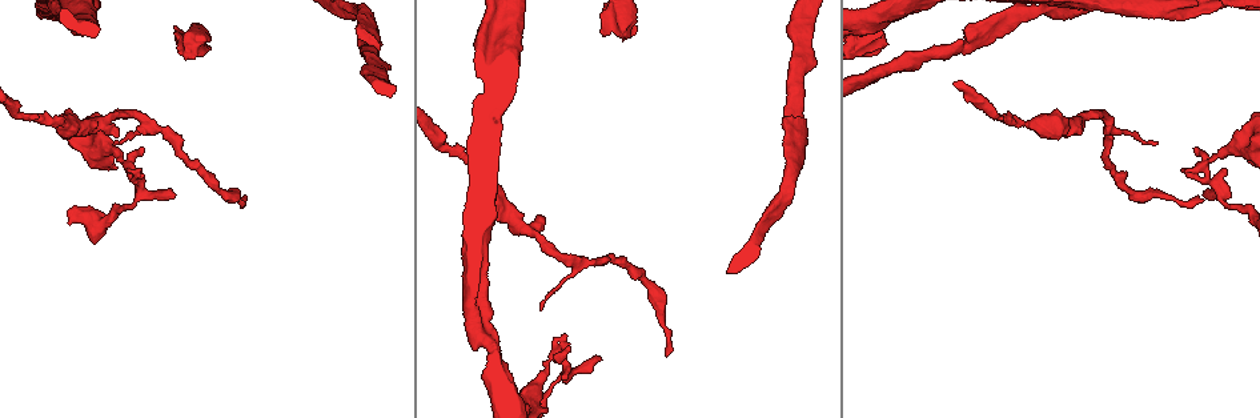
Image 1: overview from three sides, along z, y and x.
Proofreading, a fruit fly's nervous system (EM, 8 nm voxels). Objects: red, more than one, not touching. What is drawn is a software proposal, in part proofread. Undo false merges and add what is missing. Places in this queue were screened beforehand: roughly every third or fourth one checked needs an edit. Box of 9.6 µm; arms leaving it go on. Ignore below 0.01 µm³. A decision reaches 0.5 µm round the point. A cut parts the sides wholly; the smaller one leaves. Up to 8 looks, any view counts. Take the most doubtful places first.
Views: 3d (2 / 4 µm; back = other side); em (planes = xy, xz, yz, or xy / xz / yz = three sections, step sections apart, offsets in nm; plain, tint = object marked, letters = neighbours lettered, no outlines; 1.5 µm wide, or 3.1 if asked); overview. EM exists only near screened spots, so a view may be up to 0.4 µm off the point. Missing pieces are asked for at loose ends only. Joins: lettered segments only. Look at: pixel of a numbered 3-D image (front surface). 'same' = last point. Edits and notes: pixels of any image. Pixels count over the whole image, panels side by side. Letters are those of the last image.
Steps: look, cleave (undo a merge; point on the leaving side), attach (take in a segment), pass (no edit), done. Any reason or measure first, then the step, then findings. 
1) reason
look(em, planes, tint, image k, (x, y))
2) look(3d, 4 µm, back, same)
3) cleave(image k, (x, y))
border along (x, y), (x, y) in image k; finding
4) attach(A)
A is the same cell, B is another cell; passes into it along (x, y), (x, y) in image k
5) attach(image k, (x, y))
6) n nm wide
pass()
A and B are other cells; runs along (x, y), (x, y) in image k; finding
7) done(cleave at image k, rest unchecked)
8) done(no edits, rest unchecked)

an open end
look(3d, 4 µm, image 1, (115, 134))

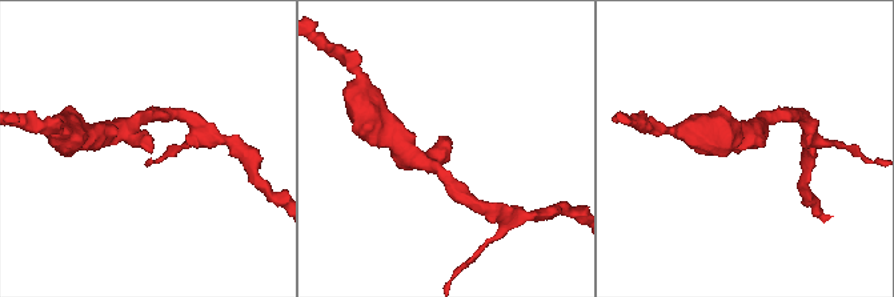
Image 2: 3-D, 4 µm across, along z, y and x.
look(em, planes, letters, image 2, (734, 150))

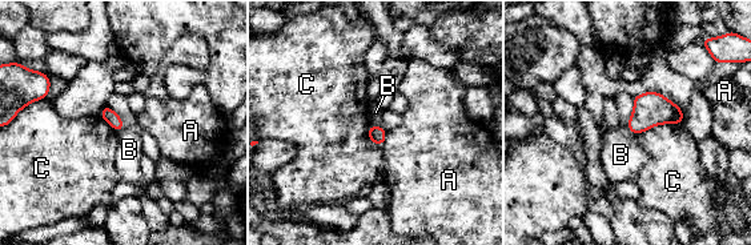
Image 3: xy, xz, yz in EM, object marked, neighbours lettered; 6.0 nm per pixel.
C touches over 300 nm
pass()
A, B and C are other cells; border along (372, 123), (386, 132) in image 3; no lettered segment goes on from it

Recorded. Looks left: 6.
tapers out
look(em, planes, letters, image 1, (1156, 143))

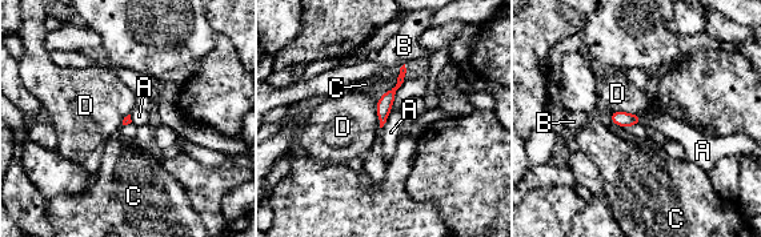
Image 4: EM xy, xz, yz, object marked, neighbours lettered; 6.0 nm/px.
pass()
A, B, C and D are other cells; border along (389, 113), (381, 128) in image 4; no lettered segment goes on from it

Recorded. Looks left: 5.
sharp bend
look(3d, 4 µm, image 1, (892, 15))

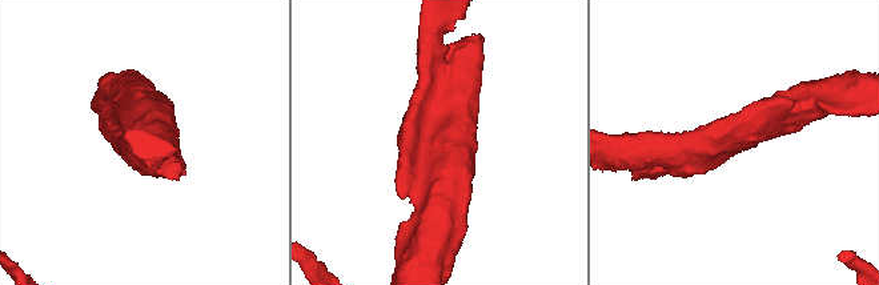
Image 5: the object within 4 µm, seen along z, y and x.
look(em, planes, letters, image 5, (436, 138))

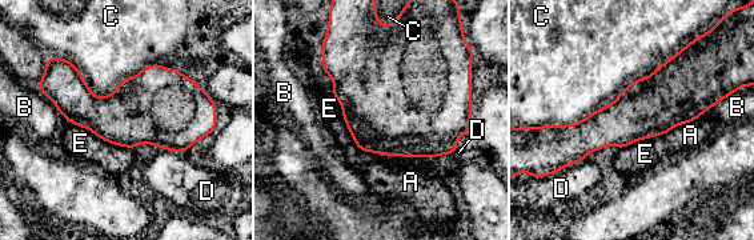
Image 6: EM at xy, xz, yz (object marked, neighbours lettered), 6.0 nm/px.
C touches over 1050 nm
pass()
A, B, C, D and E are other cells; one neuron here

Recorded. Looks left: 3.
done(no edits, rest unchecked)

